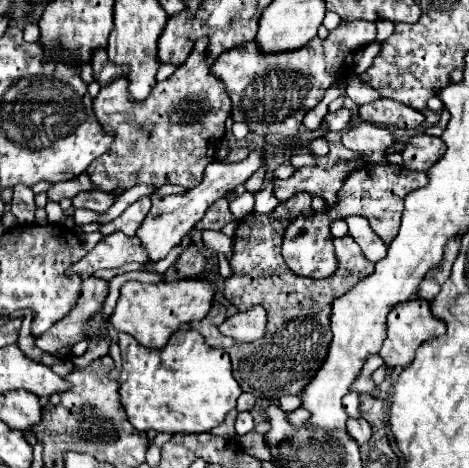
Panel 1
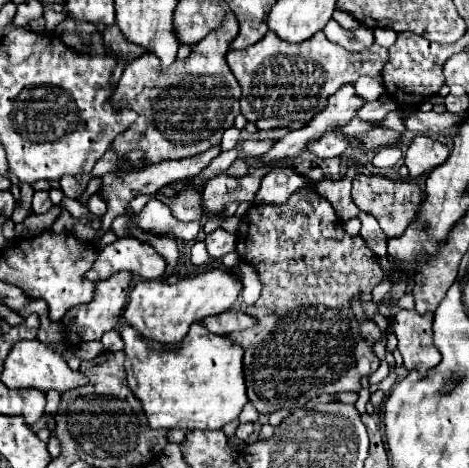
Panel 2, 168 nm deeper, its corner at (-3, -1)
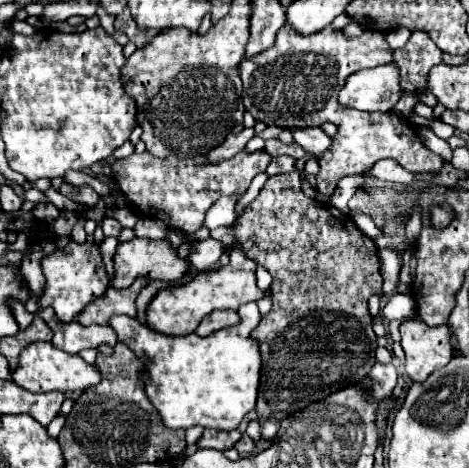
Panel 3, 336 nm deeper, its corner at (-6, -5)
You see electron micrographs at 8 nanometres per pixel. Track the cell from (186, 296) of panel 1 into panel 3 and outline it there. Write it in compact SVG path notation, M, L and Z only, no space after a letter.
M232 249L230 263L226 267L198 273L184 285L172 285L158 291L158 295L148 305L148 327L162 335L190 335L214 309L238 309L244 303L262 299L264 295L266 291L256 285L256 263L246 259L242 251Z

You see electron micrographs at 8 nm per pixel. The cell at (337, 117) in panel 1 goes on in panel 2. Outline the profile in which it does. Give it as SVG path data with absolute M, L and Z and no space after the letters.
M373 101L373 103L365 103L361 109L357 109L357 117L363 119L363 121L381 121L389 111L393 111L397 105L395 103L379 103L379 101Z

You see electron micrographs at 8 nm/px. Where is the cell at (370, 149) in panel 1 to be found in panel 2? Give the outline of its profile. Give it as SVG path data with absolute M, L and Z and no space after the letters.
M327 133L325 137L321 137L319 141L313 141L313 145L309 147L309 151L321 159L327 159L327 157L339 157L345 149L351 147L351 141L341 135L341 133Z

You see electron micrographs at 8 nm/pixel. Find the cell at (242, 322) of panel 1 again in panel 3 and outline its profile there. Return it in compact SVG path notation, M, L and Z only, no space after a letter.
M222 309L222 311L214 311L210 313L206 319L202 319L202 323L198 325L196 333L200 337L206 337L218 329L224 329L224 327L230 327L230 325L236 325L240 321L238 313L232 311L232 309Z

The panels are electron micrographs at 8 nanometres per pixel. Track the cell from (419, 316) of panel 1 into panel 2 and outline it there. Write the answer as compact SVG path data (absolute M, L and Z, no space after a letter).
M401 309L393 321L393 333L397 335L397 349L403 357L403 365L419 369L421 373L433 369L441 361L441 353L433 345L431 313L417 313L415 309Z

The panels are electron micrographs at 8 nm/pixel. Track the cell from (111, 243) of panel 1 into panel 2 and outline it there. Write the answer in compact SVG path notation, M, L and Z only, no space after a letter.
M119 237L115 243L99 251L99 257L85 277L95 283L117 271L129 271L143 279L161 279L165 273L165 259L145 241L135 237Z

